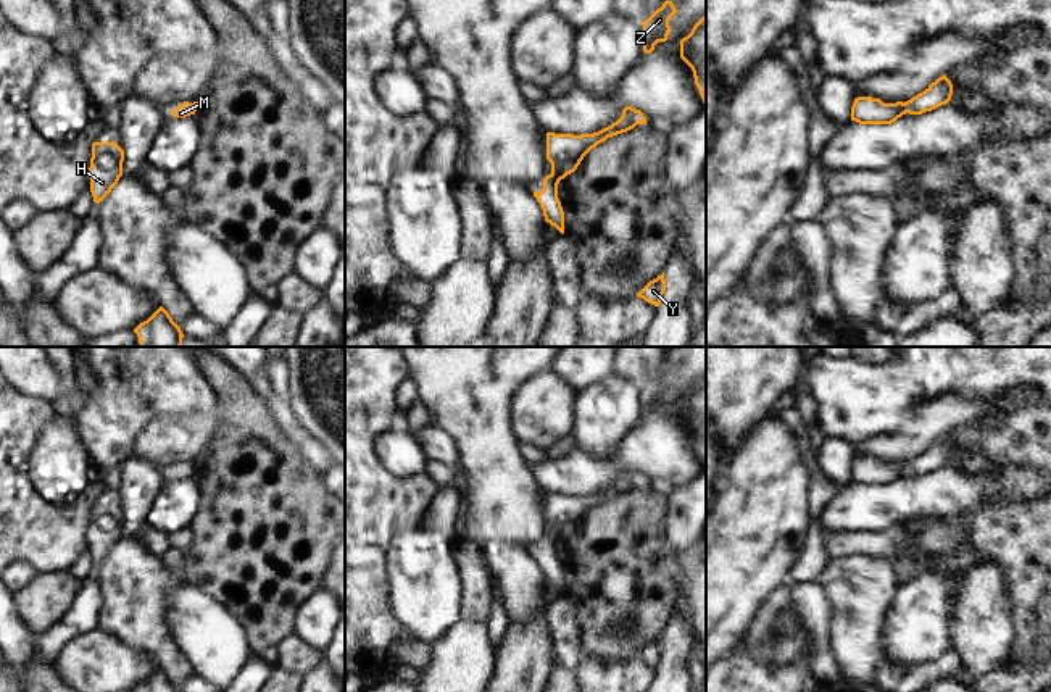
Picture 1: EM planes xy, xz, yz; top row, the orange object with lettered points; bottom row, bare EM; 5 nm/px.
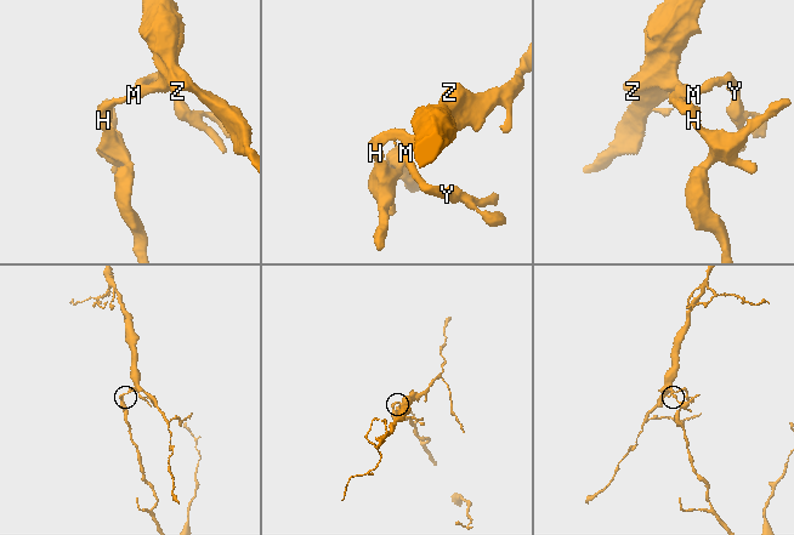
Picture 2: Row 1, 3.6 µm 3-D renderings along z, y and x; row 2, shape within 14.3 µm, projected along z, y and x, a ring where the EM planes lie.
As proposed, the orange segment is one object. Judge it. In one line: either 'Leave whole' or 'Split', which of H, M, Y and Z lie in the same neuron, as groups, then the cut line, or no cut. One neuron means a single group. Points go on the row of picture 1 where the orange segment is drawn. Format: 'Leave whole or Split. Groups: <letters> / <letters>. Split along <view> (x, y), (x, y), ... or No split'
Leave whole. Groups: H M Y Z. No split

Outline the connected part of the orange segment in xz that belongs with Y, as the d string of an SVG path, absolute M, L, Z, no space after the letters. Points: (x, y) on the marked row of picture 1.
M664 273L658 276L656 279L650 281L638 294L637 297L643 298L645 302L659 306L663 300L663 294L666 290L666 281Z

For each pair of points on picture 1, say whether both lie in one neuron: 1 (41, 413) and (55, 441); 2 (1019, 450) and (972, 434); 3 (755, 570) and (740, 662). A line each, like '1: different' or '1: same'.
1: different
2: same
3: different

